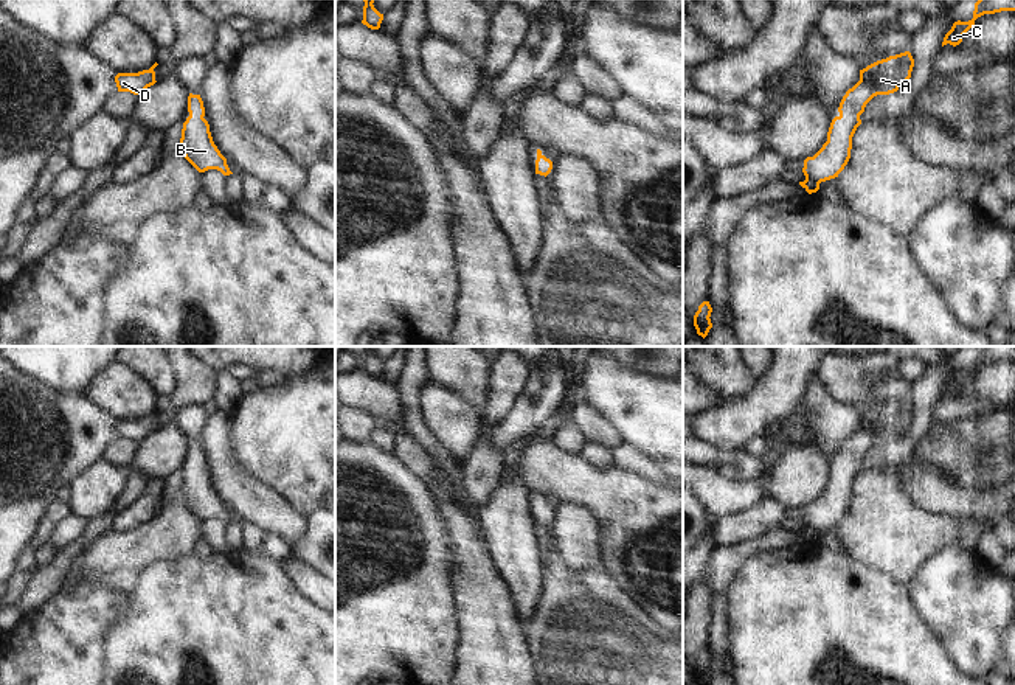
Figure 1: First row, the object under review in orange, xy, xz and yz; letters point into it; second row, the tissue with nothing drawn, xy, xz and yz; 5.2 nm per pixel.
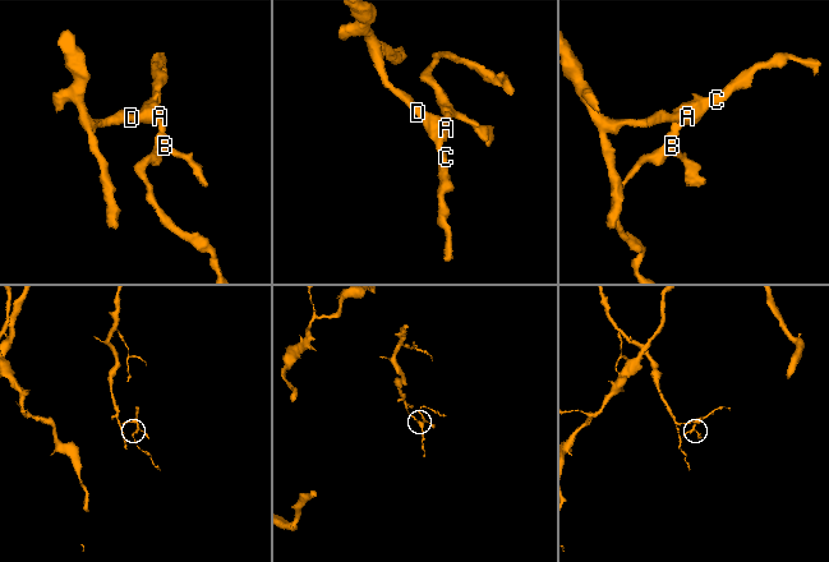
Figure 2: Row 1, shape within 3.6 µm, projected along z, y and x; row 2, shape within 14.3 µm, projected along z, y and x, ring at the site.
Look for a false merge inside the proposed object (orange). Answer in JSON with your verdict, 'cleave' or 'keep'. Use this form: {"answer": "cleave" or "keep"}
{"answer": "keep"}

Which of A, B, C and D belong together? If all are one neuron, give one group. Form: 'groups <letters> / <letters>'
groups A B C D

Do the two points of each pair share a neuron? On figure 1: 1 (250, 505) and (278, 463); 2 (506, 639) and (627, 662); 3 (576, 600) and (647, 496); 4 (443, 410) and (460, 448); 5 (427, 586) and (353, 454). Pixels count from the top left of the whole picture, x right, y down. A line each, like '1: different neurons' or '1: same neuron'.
1: different neurons
2: different neurons
3: different neurons
4: same neuron
5: same neuron

